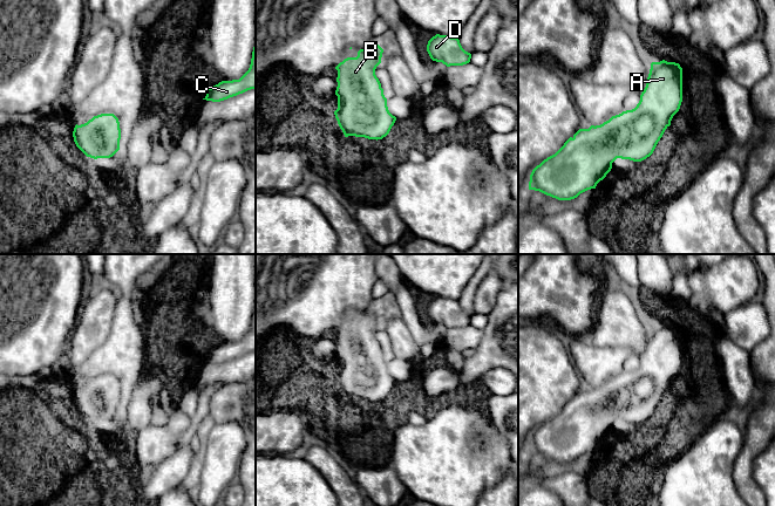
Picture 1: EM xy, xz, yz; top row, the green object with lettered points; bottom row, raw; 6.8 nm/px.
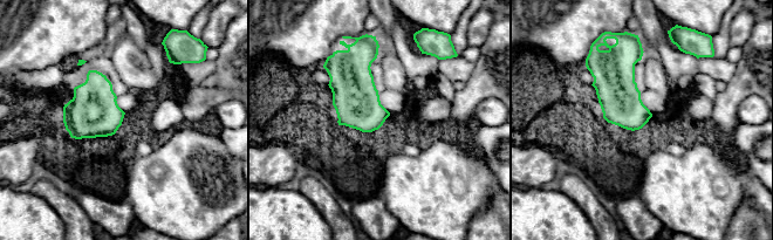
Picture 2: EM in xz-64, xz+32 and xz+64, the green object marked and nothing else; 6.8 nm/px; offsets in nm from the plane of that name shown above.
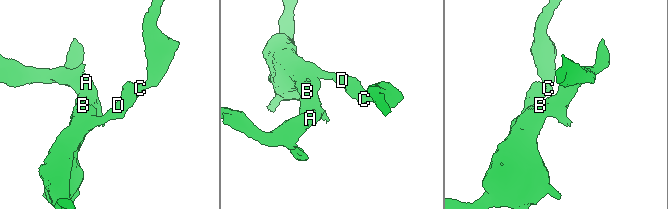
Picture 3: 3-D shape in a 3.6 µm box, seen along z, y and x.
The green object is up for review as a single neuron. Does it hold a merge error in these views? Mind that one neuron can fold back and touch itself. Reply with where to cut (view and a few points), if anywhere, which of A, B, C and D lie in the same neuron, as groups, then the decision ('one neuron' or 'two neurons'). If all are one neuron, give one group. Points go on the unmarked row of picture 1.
no cut; A B C D; one neuron

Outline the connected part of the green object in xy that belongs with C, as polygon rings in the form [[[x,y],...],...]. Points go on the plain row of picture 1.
[[[256,302],[249,333],[239,342],[222,343],[208,350],[203,362],[220,364],[251,351],[256,351]]]

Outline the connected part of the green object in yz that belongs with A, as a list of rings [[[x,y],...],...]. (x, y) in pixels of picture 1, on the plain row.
[[[652,324],[640,363],[632,372],[612,378],[600,388],[579,391],[552,418],[537,428],[529,444],[529,452],[539,453],[558,463],[571,463],[596,451],[612,431],[617,420],[641,424],[650,419],[682,364],[682,330],[679,326]]]

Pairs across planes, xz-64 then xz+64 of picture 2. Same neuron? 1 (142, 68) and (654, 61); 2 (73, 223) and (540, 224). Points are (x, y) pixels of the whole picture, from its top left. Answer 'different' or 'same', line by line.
1: same
2: different

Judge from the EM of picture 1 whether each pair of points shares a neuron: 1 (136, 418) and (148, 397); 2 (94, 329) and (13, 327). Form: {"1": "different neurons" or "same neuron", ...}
{"1": "same neuron", "2": "different neurons"}

